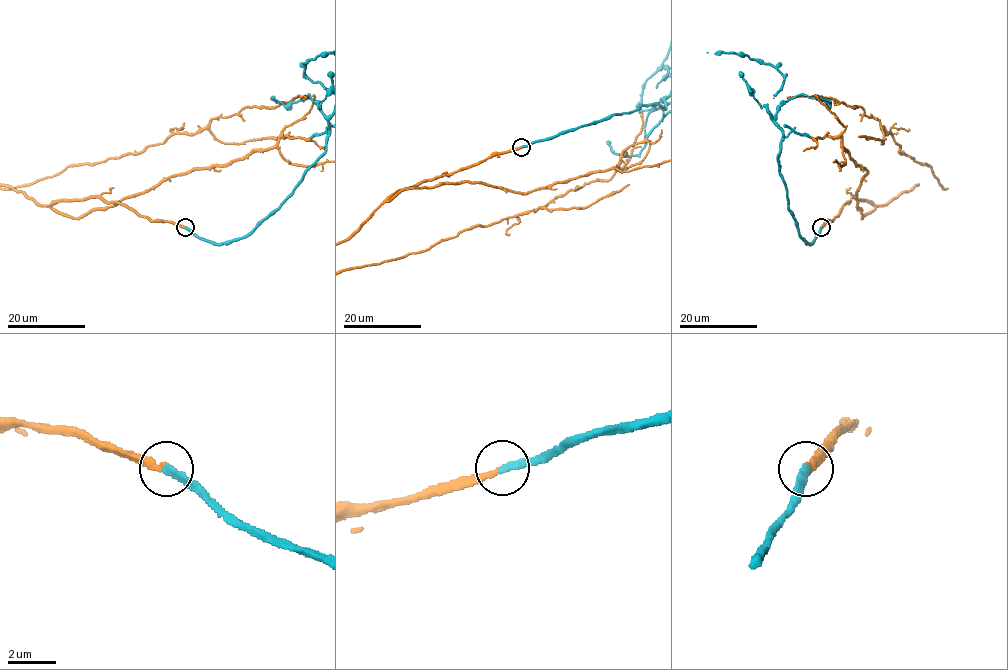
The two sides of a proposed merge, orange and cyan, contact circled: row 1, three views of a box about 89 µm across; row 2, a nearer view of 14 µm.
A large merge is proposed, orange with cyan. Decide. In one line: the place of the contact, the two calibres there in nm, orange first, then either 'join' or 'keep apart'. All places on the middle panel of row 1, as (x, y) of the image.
at (521, 147); 280 nm thick on the orange side, 320 nm on the other; join

